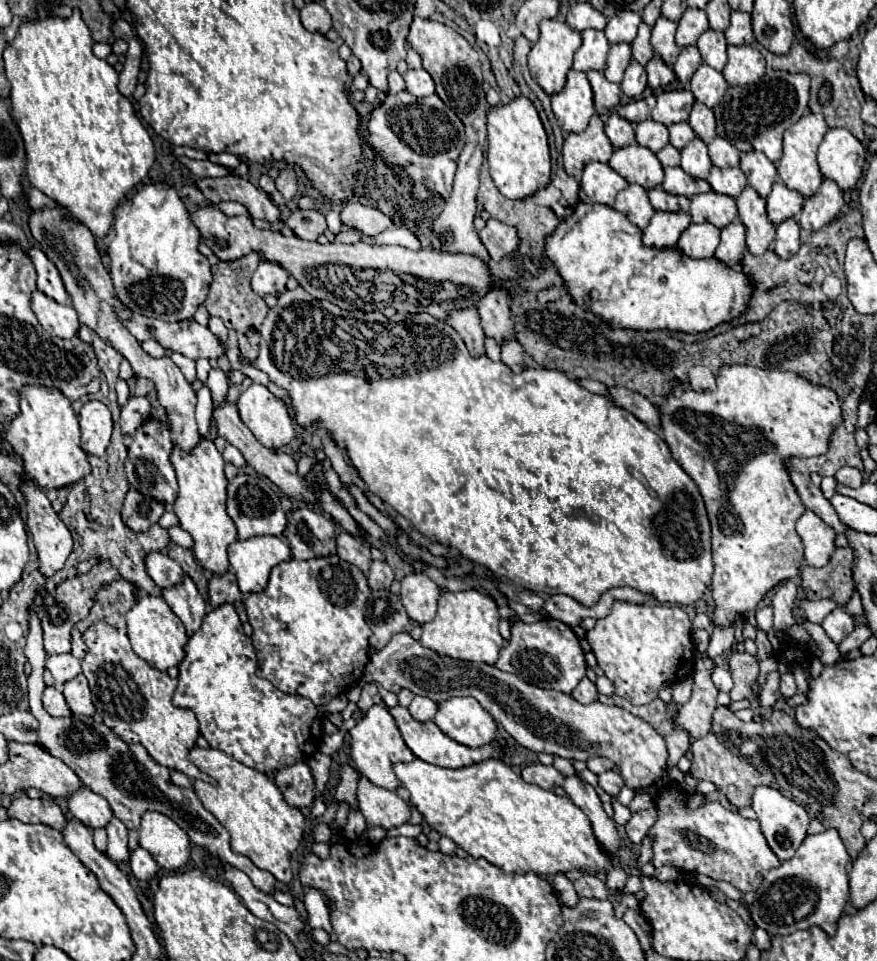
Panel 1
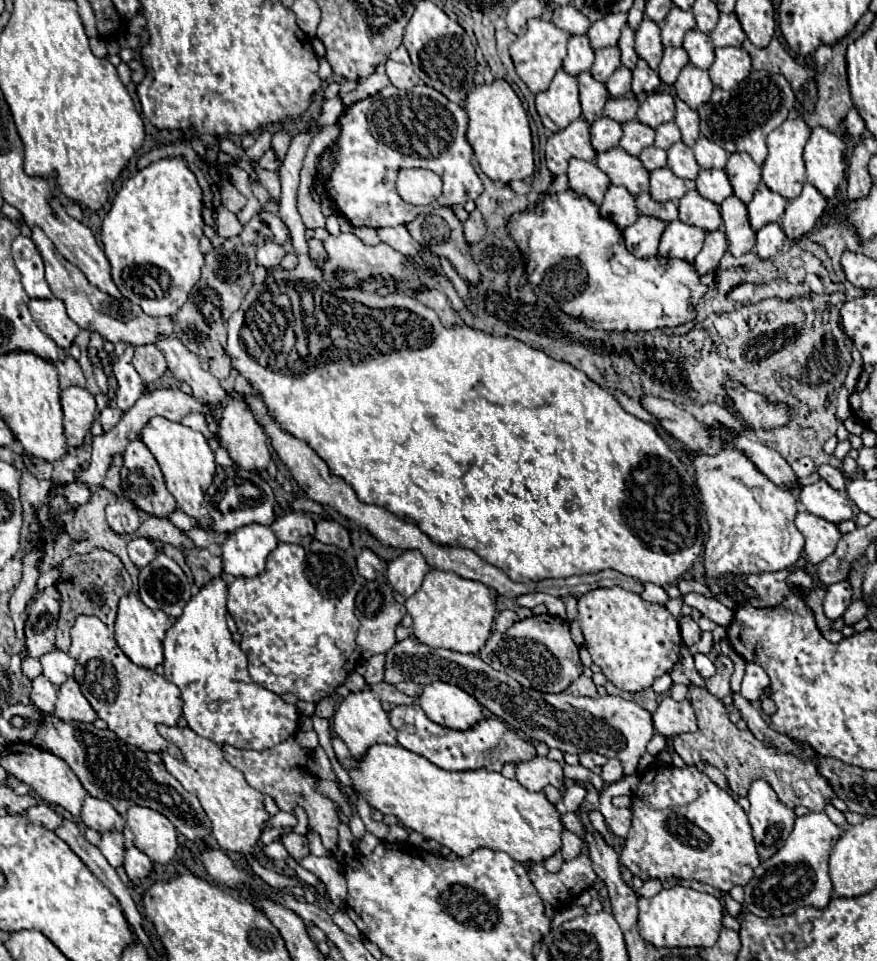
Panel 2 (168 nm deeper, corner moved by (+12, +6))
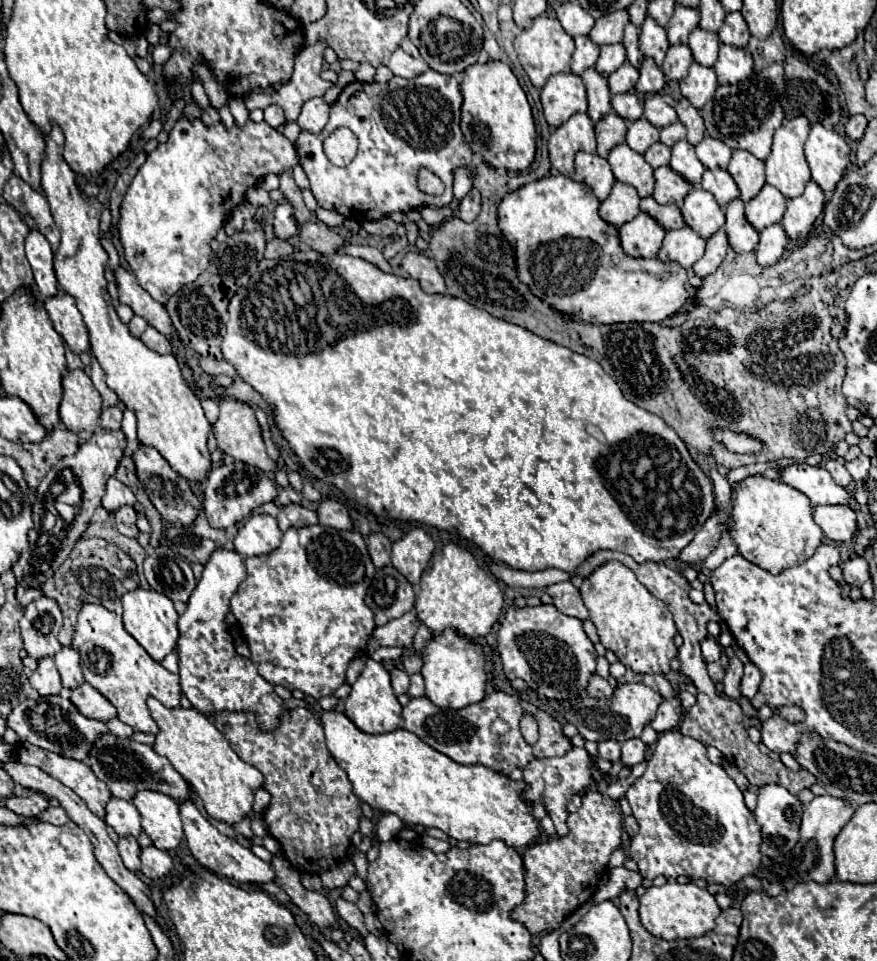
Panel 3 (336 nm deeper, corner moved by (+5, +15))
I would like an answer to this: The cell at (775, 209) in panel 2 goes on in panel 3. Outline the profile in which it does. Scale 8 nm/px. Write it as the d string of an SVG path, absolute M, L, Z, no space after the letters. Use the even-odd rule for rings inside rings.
M765 184L761 192L751 198L745 206L745 218L751 222L753 228L759 232L775 222L781 222L783 212L785 212L787 198L771 184Z

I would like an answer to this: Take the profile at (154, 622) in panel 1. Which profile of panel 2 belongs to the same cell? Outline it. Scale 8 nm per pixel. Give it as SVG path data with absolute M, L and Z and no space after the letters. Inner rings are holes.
M124 595L118 603L118 617L116 617L116 643L126 653L126 657L146 669L154 669L162 663L162 639L164 633L172 627L170 615L162 609L146 607L136 595Z

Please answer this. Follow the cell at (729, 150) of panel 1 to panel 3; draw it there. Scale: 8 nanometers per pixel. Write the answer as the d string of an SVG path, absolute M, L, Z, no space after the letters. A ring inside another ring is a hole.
M705 136L697 146L697 158L703 162L705 168L727 168L731 160L731 148L723 144L721 140L715 140L711 136Z

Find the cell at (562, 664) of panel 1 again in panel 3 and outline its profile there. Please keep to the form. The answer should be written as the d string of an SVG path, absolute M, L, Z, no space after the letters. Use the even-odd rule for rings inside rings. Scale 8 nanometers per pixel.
M545 604L535 608L511 606L497 632L497 652L509 680L523 678L533 692L547 700L567 700L585 694L597 660L581 622Z

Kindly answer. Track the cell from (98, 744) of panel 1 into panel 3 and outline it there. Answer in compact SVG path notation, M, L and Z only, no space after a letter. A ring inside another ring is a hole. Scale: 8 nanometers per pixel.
M107 732L95 740L89 760L89 768L93 774L103 780L111 794L121 800L131 800L139 790L155 790L171 796L173 800L193 800L191 798L191 784L171 766L171 762L163 756L159 756L151 746L139 744L131 738L119 738L113 732Z

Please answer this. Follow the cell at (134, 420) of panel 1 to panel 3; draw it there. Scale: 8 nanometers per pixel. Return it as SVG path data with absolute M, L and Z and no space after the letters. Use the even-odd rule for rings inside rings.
M119 406L105 408L101 412L101 426L107 428L107 430L119 430L121 428L121 418L123 418L123 412L121 412Z

